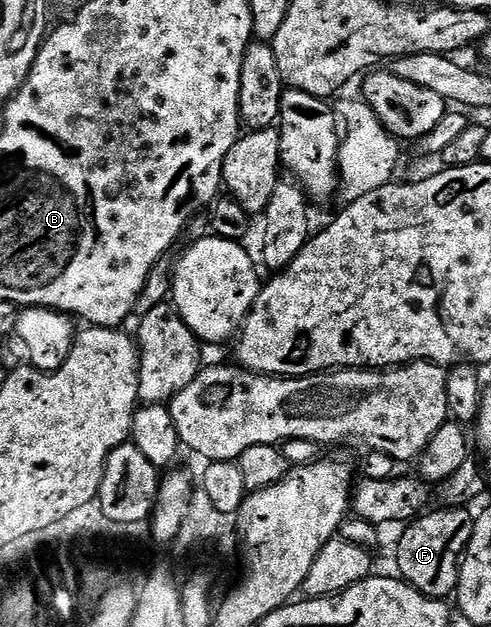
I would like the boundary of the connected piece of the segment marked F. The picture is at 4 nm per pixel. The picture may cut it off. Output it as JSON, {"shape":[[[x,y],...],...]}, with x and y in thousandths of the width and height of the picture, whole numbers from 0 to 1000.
{"shape":[[[945,809],[880,813],[837,829],[817,845],[825,847],[817,850],[815,861],[807,866],[802,898],[815,909],[813,922],[843,939],[851,939],[851,946],[878,955],[910,957],[933,933],[937,893],[953,874],[965,828],[959,820],[951,821],[953,815]]]}

